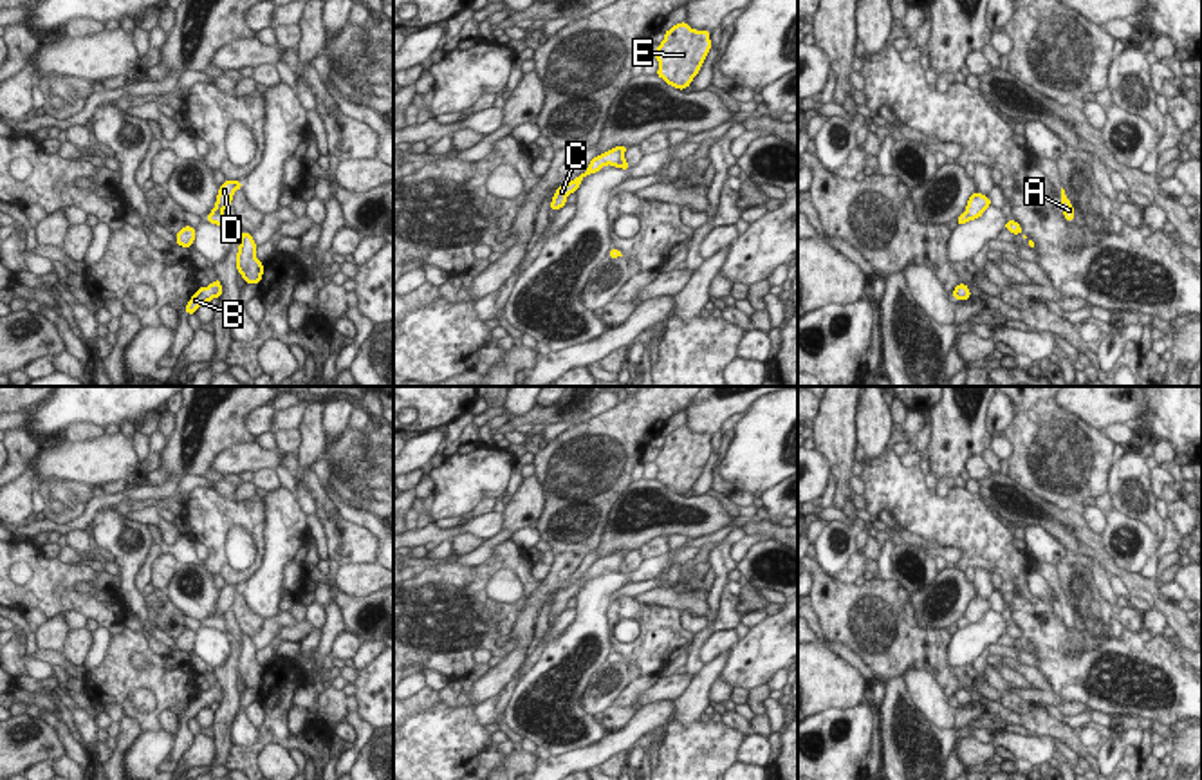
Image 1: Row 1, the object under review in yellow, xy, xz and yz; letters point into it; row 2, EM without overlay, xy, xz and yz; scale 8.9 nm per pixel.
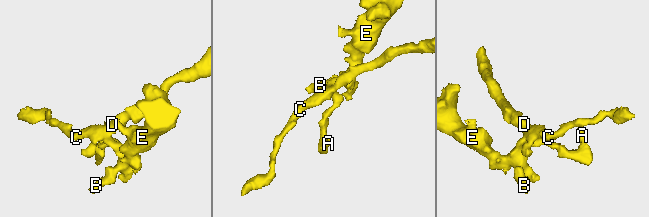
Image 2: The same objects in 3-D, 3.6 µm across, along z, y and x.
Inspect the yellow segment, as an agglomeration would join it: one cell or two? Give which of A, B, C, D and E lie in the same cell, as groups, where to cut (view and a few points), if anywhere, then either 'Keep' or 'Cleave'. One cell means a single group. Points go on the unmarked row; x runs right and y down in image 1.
Groups: A B E / C D. Split along xy (210, 616), (222, 618). Cleave

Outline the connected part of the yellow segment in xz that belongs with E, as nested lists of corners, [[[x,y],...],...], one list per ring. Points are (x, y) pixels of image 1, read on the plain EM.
[[[686,424],[668,433],[653,460],[657,480],[673,493],[688,493],[713,451],[709,441],[711,435],[691,433]]]

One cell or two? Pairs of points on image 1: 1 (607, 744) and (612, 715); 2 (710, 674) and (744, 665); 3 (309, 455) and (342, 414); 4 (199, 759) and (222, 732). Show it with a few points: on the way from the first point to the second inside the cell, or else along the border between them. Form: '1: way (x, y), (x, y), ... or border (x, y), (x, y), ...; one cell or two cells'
1: border (636, 712), (623, 726), (609, 733); two cells
2: border (731, 649), (717, 677); two cells
3: border (325, 405), (322, 419), (323, 443); two cells
4: border (212, 739), (213, 761); two cells

